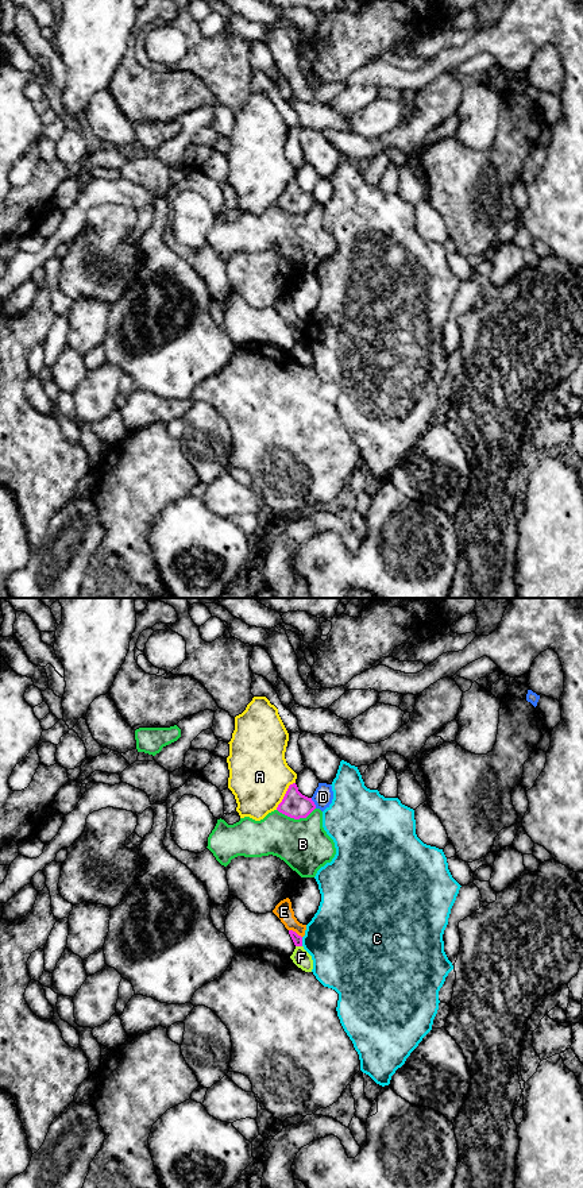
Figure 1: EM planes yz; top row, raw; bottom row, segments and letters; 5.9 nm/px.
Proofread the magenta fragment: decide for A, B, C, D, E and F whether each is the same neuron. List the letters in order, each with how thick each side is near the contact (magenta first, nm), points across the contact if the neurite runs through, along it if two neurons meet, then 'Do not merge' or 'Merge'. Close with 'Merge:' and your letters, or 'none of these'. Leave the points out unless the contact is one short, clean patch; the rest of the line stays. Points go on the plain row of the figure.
A: Thickness 160 nm (magenta) against 360 nm. Boundary: yz (294, 177), (289, 181), (275, 204). Do not merge
B: Thickness 160 nm (magenta) against 300 nm. Do not merge
C: Thickness 60 nm (magenta) against 440 nm. Do not merge
D: Thickness 160 nm (magenta) against 120 nm. Do not merge
E: Thickness 60 nm (magenta) against 100 nm. Boundary: yz (289, 324), (301, 332). Do not merge
F: Thickness 60 nm (magenta) against 100 nm. Boundary: yz (296, 340), (301, 342). Do not merge
Merge: none of these

